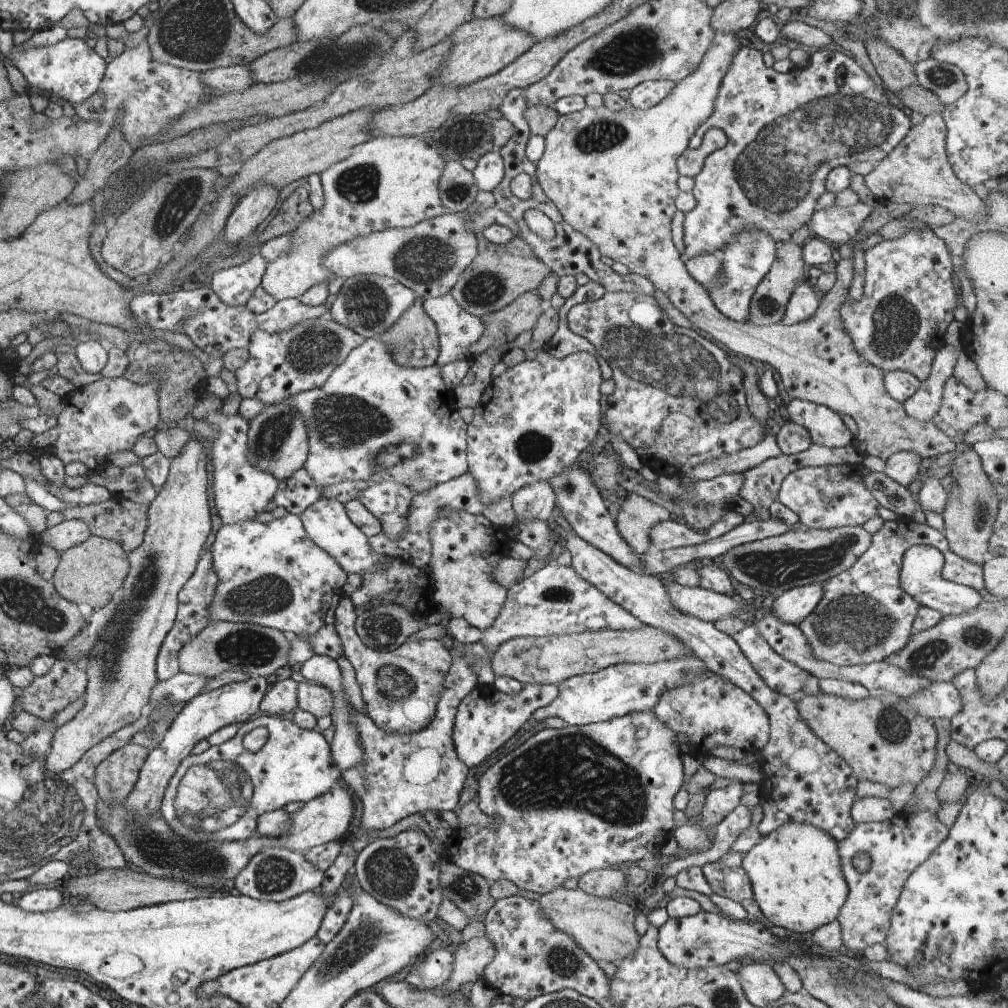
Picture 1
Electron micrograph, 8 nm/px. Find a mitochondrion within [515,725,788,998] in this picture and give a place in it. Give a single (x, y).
(561, 958)

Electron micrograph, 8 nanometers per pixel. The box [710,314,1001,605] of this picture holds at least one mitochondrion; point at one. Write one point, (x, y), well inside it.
(786, 565)

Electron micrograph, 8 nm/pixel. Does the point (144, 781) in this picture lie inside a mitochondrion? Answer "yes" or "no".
no

